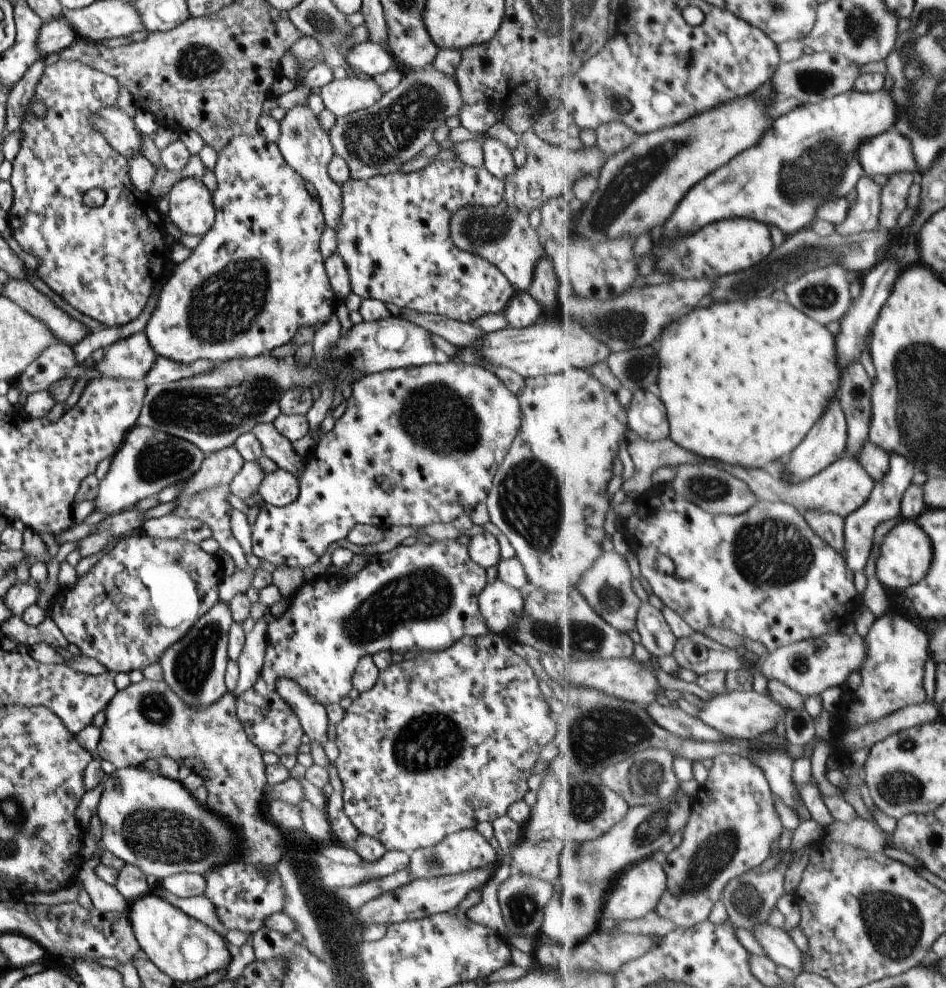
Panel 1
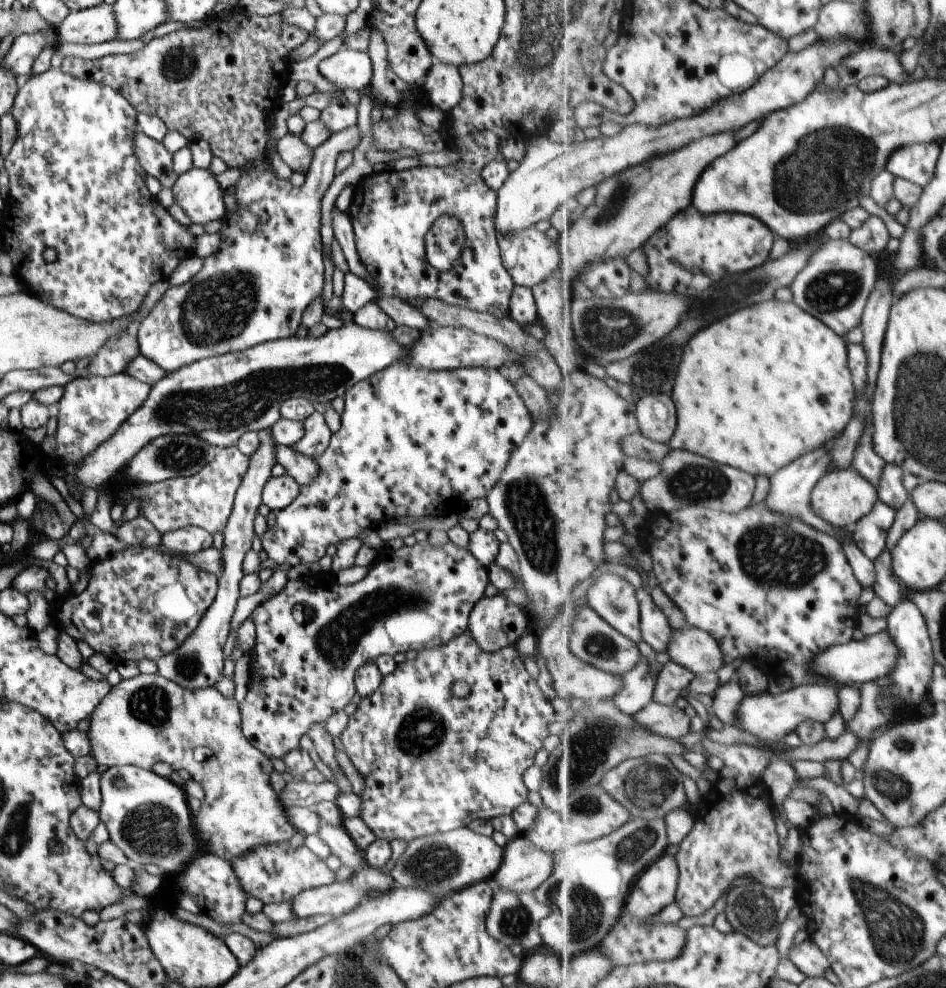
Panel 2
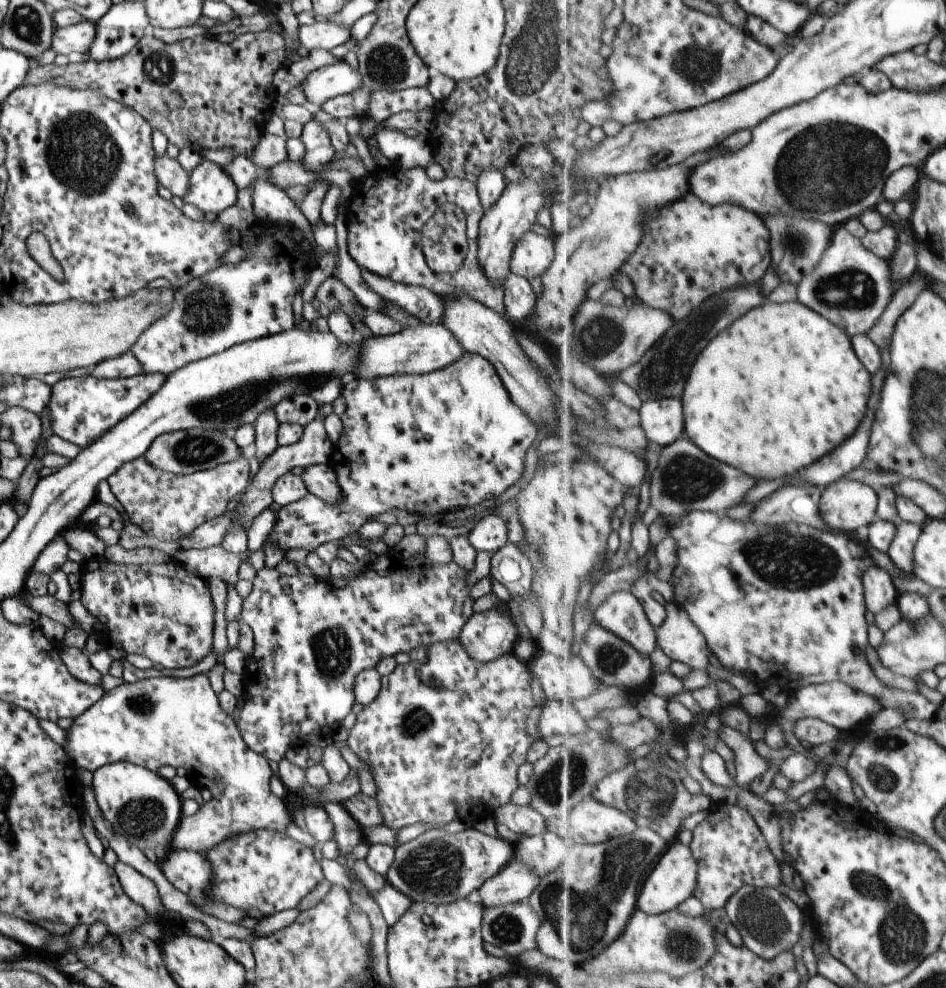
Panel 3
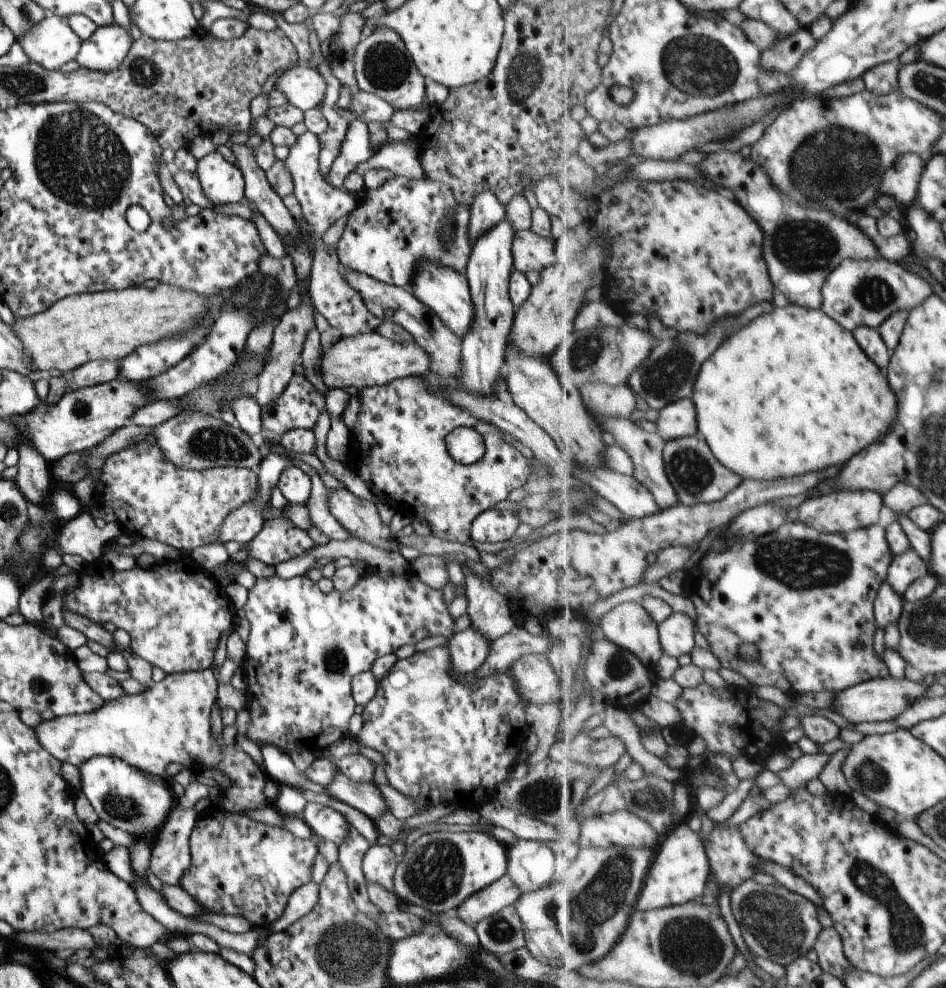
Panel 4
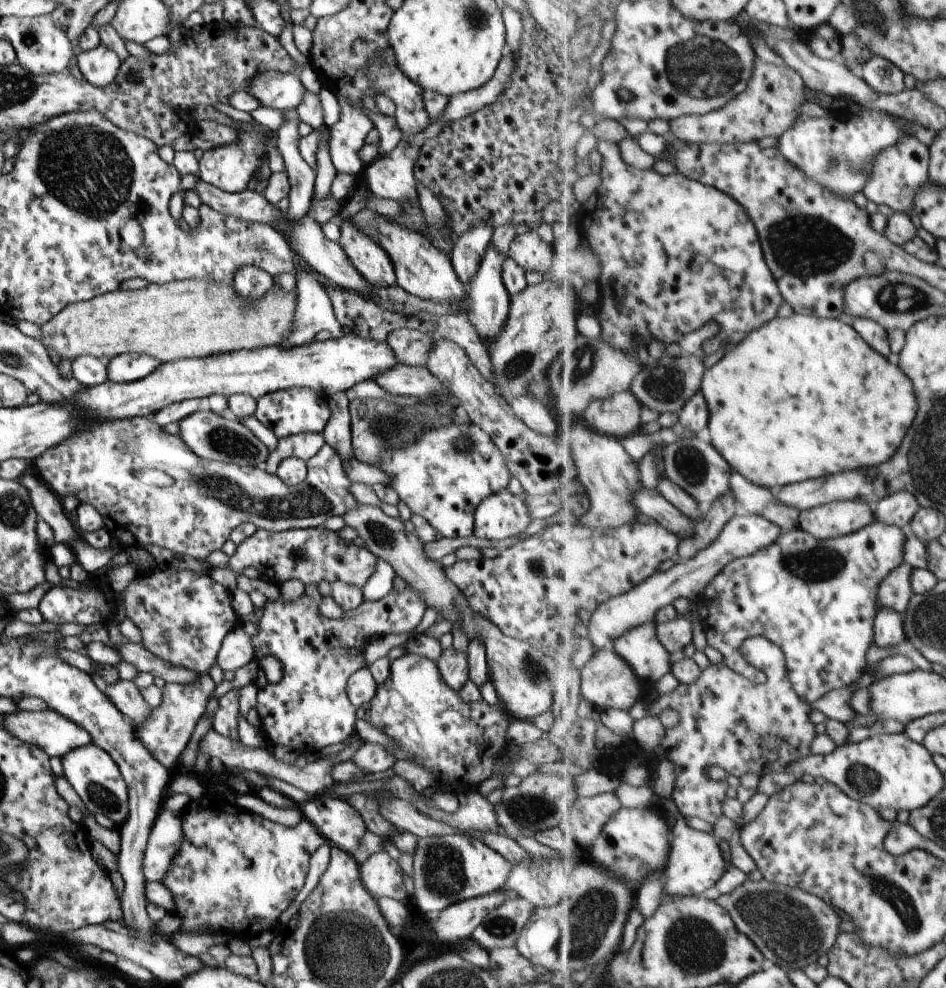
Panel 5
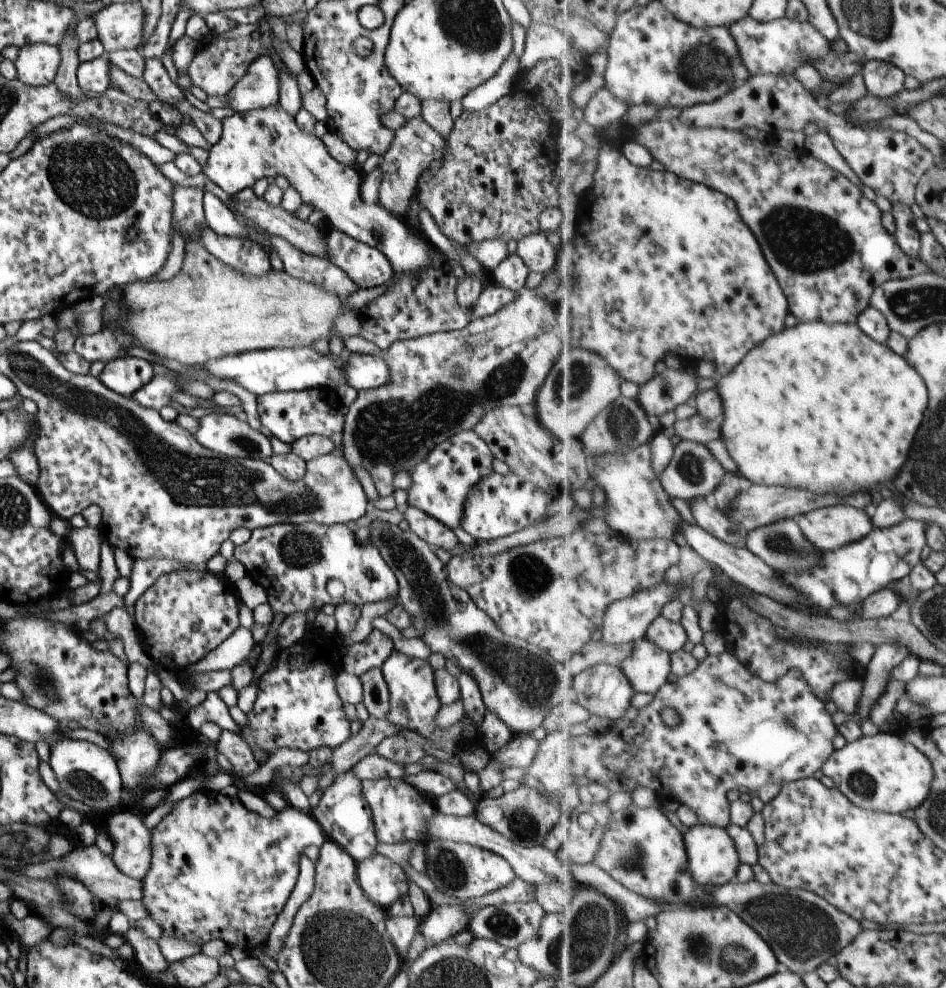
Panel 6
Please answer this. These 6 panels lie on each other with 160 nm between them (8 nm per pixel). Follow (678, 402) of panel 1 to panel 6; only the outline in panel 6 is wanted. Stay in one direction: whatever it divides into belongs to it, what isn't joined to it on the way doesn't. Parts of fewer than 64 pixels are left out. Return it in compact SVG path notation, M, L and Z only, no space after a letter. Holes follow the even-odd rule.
M823 321L800 322L797 326L786 328L782 333L772 335L767 341L763 341L760 345L753 349L752 352L749 353L748 356L745 357L744 360L741 361L733 371L729 372L729 374L718 376L717 390L722 396L722 401L724 402L722 438L726 442L730 455L736 462L736 469L741 473L743 478L748 480L748 484L755 483L758 485L782 486L792 489L807 489L818 495L833 493L834 495L839 496L849 496L852 494L857 494L857 492L868 493L869 488L875 488L875 486L883 486L883 484L887 484L887 482L893 482L893 480L899 476L899 472L901 472L903 464L907 462L907 458L909 458L909 450L911 450L911 446L913 446L913 442L915 442L915 434L917 434L917 430L921 428L923 418L925 418L925 410L927 410L927 406L929 406L930 390L927 390L927 388L928 384L925 382L922 374L907 360L905 356L897 354L888 345L888 343L877 342L874 338L871 338L871 336L865 334L865 331L861 330L861 327L858 324L827 324Z

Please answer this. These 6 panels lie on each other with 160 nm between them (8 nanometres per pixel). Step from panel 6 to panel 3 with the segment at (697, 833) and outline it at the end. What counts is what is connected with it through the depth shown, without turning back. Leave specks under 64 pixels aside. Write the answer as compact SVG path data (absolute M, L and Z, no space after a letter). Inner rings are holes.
M675 841L663 852L660 861L648 874L640 890L637 908L647 914L665 914L675 910L679 904L689 900L697 890L698 877L700 876L700 864L694 855L690 844L685 846L683 842Z

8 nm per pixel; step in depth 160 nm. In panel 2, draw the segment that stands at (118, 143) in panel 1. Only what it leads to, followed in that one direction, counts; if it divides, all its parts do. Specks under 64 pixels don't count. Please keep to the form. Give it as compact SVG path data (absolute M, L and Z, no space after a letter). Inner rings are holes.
M135 132L133 150L141 168L147 175L158 180L161 187L171 188L176 183L178 175L172 169L172 155L167 152L167 149L160 142L148 138L143 133Z

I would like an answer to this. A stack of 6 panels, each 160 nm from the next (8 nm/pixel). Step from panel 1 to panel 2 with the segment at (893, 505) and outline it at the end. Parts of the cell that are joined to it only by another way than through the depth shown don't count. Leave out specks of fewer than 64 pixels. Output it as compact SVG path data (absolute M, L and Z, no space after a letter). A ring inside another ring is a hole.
M879 500L872 512L853 527L855 543L871 560L877 560L887 548L888 532L896 521L896 514L897 510Z

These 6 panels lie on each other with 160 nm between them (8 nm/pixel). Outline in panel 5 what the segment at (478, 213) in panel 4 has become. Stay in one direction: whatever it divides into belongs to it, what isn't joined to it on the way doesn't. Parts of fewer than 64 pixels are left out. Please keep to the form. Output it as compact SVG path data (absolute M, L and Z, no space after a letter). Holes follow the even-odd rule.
M484 223L467 229L465 233L454 238L448 257L450 265L467 292L469 281L477 272L479 261L490 244L492 228Z

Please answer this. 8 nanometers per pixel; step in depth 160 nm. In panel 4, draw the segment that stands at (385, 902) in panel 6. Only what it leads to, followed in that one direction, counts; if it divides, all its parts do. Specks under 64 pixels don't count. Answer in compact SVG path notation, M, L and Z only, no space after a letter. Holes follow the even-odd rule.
M371 845L363 855L360 869L367 883L393 892L392 876L396 867L393 851L385 845Z

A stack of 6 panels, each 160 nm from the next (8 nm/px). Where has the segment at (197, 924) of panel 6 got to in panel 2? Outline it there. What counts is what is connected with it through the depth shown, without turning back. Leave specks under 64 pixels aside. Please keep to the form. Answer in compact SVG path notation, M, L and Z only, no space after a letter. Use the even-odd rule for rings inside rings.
M288 841L254 846L245 854L237 855L229 862L236 876L238 887L246 898L253 896L263 905L290 902L301 891L316 889L334 880L333 873L305 845L293 848Z

